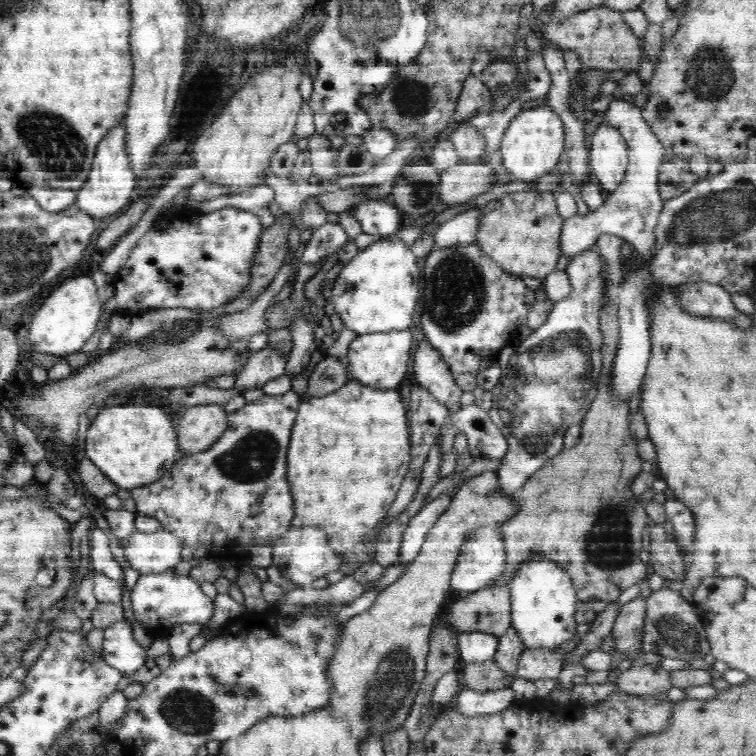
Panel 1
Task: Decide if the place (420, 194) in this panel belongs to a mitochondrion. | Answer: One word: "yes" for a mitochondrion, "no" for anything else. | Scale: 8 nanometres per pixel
yes

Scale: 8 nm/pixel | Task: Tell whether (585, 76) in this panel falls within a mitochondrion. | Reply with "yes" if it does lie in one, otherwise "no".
no

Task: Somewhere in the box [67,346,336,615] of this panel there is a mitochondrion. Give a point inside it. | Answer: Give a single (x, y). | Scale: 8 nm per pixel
(255, 458)

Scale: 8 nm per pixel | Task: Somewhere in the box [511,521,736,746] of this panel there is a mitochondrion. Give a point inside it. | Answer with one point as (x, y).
(679, 638)

